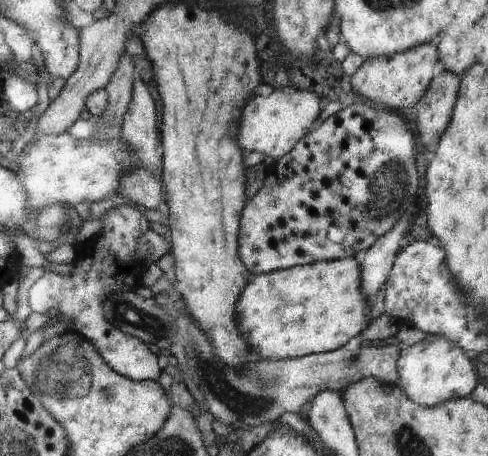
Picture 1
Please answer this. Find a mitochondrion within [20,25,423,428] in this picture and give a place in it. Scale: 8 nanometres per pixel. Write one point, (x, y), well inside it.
(63, 372)

